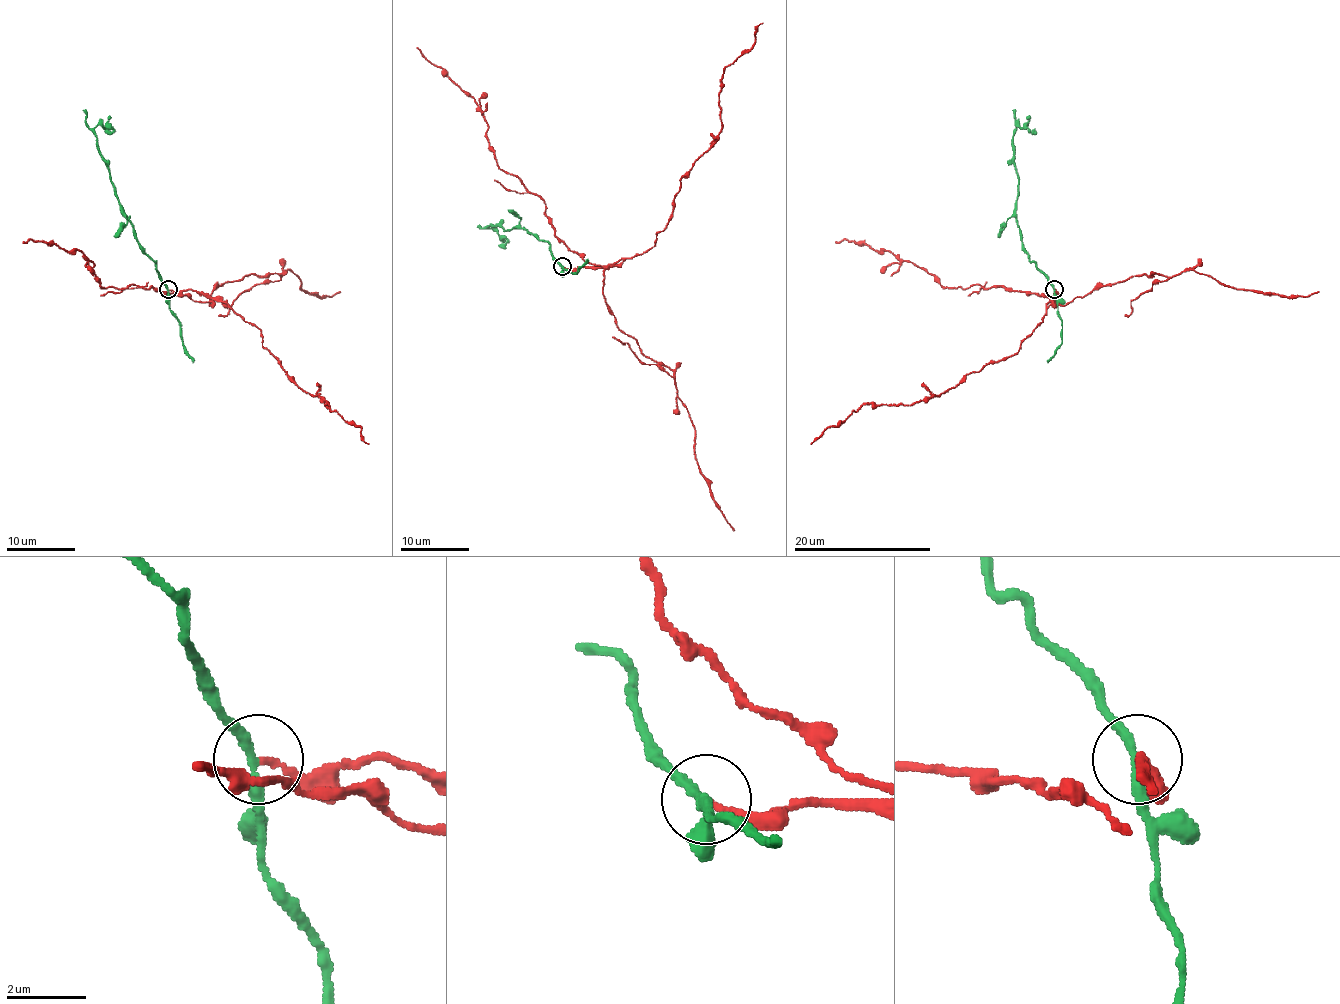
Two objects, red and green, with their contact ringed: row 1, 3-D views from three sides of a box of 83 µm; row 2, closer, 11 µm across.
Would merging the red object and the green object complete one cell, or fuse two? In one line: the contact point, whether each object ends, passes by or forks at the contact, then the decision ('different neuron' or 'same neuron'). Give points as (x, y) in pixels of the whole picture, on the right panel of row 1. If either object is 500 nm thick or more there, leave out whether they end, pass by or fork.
place (1054, 289); red ends; green passes by; different neuron

